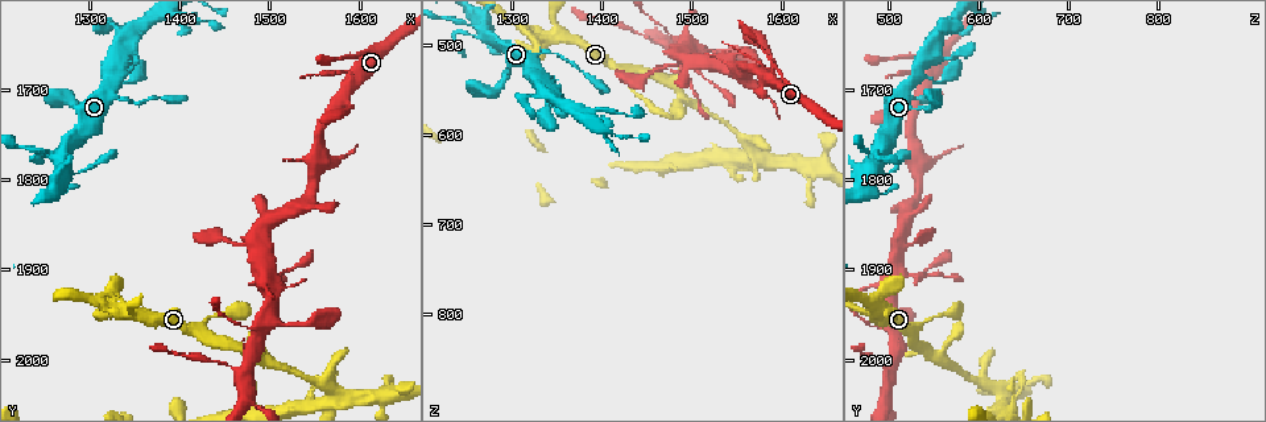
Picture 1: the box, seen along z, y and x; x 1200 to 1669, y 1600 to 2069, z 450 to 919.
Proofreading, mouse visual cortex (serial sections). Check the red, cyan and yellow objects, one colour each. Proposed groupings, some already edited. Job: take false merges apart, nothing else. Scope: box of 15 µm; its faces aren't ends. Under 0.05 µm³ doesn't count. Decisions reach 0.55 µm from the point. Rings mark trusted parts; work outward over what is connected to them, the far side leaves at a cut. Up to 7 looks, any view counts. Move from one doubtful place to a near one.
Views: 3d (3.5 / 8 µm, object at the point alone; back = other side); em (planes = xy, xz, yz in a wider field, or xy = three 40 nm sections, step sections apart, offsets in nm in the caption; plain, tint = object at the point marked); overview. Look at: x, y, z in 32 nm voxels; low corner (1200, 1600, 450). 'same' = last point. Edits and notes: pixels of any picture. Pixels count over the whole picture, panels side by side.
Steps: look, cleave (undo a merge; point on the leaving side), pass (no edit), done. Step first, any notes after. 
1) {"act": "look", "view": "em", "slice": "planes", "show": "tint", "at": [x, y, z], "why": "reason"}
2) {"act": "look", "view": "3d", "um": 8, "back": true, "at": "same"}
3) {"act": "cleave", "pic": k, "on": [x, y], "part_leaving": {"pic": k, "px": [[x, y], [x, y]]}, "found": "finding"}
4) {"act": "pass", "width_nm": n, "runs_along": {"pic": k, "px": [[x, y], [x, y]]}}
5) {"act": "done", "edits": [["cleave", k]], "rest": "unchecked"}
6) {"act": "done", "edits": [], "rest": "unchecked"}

{"act": "look", "view": "3d", "um": 3.5, "at": [1340, 1710, 505], "why": "sudden change in width"}

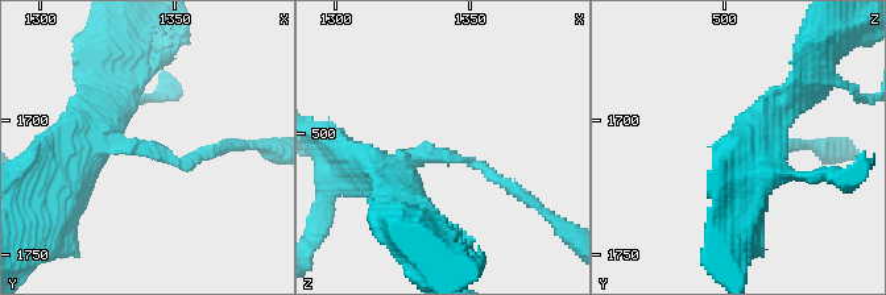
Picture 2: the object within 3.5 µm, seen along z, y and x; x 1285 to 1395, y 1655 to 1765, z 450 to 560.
{"act": "look", "view": "em", "slice": "xy", "step": 3, "show": "tint", "at": [1338, 1710, 509], "why": "now the EM"}

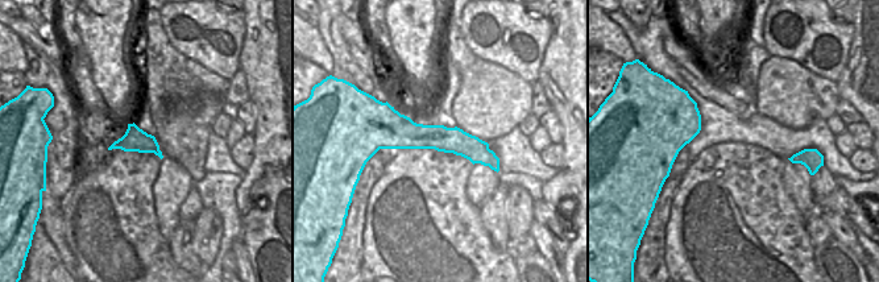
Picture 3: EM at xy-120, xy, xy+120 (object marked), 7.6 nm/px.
{"act": "pass", "arm_widths_nm": [150, 500], "runs_along": {"pic": 3, "px": [[372, 128], [455, 140], [496, 166]]}, "found": "continuous, no second cell"}

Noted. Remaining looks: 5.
{"act": "look", "view": "3d", "um": 3.5, "at": [1270, 1780, 485], "why": "thin arm on a thick one"}

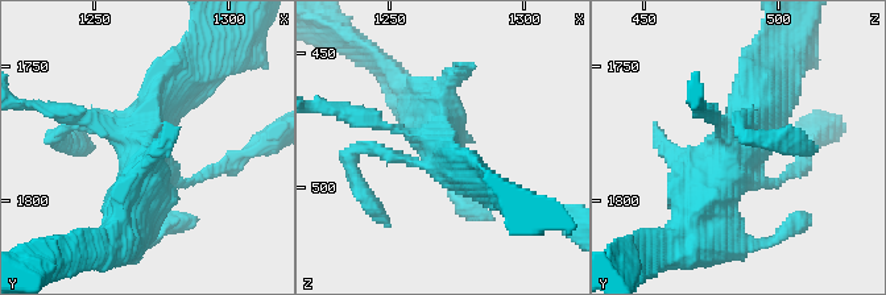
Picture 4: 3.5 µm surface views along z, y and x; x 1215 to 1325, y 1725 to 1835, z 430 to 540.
{"act": "look", "view": "em", "slice": "planes", "show": "tint", "at": [1270, 1780, 487]}

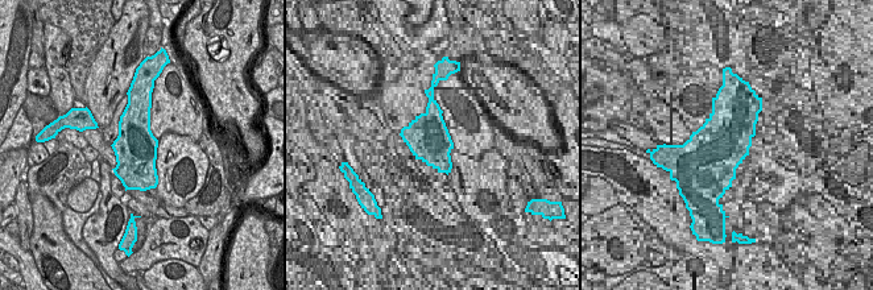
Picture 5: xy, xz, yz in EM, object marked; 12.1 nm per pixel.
{"act": "pass", "runs_along": {"pic": 4, "px": [[770, 73], [706, 221]]}, "found": "continuous, no second cell"}

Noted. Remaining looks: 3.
{"act": "look", "view": "3d", "um": 8, "back": true, "at": [1495, 1900, 515], "why": "four-way junction"}

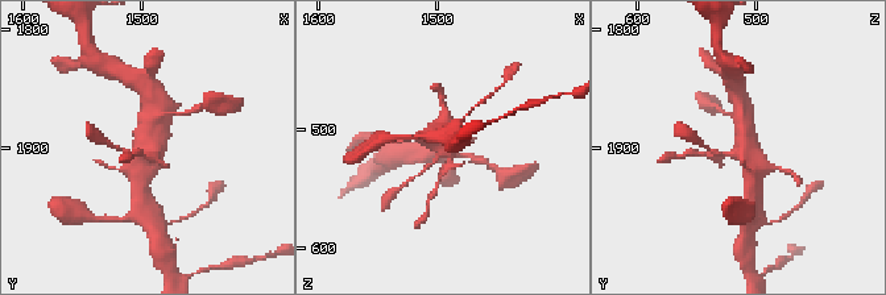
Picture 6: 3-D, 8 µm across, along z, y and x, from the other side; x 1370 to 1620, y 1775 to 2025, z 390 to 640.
{"act": "look", "view": "3d", "um": 3.5, "at": [1494, 1904, 516], "why": "closer look"}

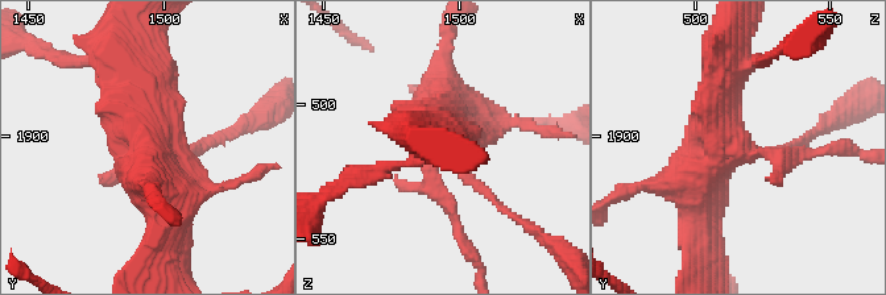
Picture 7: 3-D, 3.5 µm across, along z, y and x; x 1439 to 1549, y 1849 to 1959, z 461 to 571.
{"act": "look", "view": "em", "slice": "xy", "step": 2, "show": "tint", "at": "same", "why": "shape alone is not enough"}

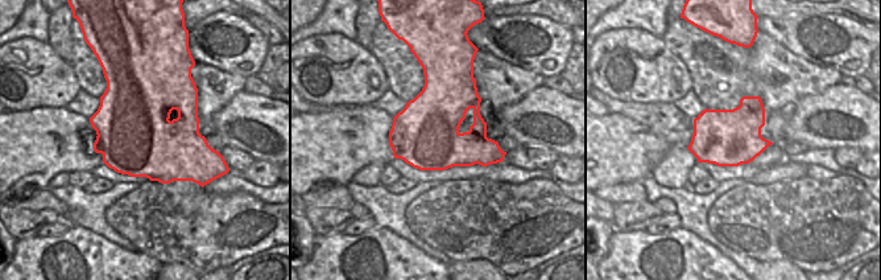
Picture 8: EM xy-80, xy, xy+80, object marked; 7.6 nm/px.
{"act": "pass", "width_nm": 500, "runs_along": {"pic": 7, "px": [[733, 41], [696, 199]]}, "found": "one cell here"}

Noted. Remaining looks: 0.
{"act": "done", "edits": [], "rest": "unchecked"}

